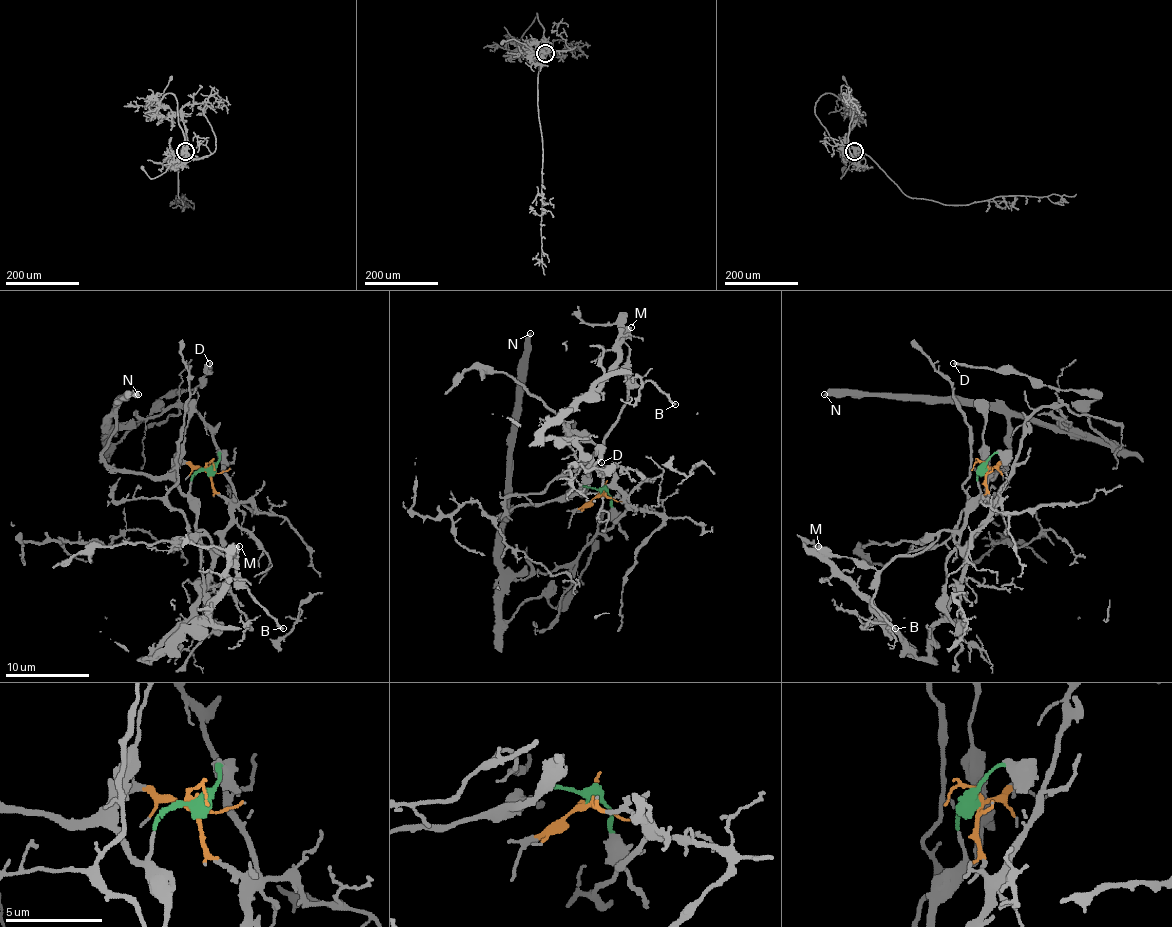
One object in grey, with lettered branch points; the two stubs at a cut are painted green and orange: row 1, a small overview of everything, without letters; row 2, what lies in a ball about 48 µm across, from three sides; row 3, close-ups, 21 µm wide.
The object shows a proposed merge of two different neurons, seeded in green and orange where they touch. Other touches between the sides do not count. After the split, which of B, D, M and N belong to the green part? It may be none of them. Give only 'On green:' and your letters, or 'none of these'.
On green: B, D, M, N

